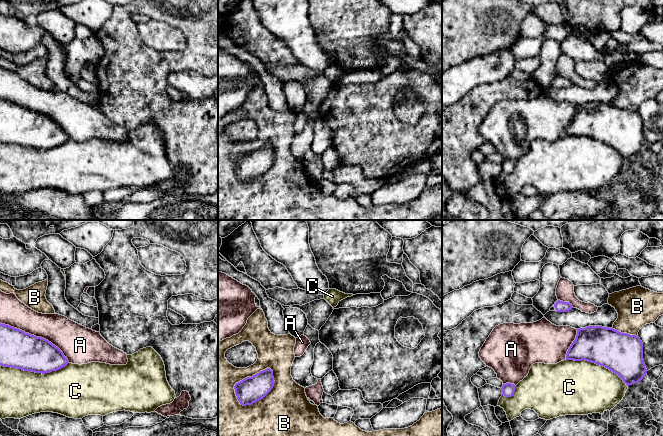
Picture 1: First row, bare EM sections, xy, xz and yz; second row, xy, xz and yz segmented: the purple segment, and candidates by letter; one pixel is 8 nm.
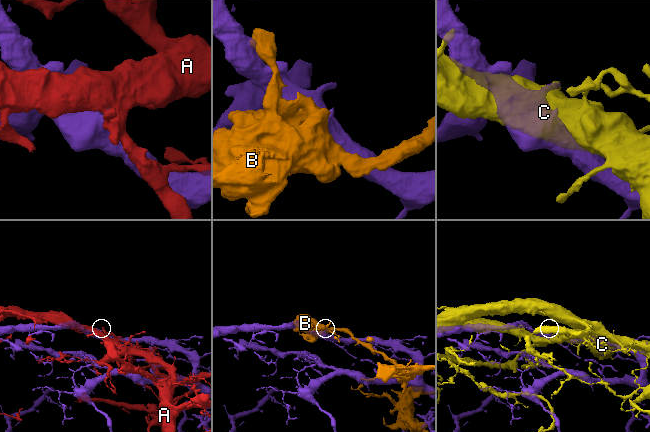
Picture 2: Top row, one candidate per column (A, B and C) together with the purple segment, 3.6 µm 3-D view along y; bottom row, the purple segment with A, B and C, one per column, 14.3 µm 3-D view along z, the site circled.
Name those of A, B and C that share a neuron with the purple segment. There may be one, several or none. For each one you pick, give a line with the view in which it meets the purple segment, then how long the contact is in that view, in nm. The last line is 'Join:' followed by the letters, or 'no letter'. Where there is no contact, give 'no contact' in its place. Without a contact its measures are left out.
Join: no letter

